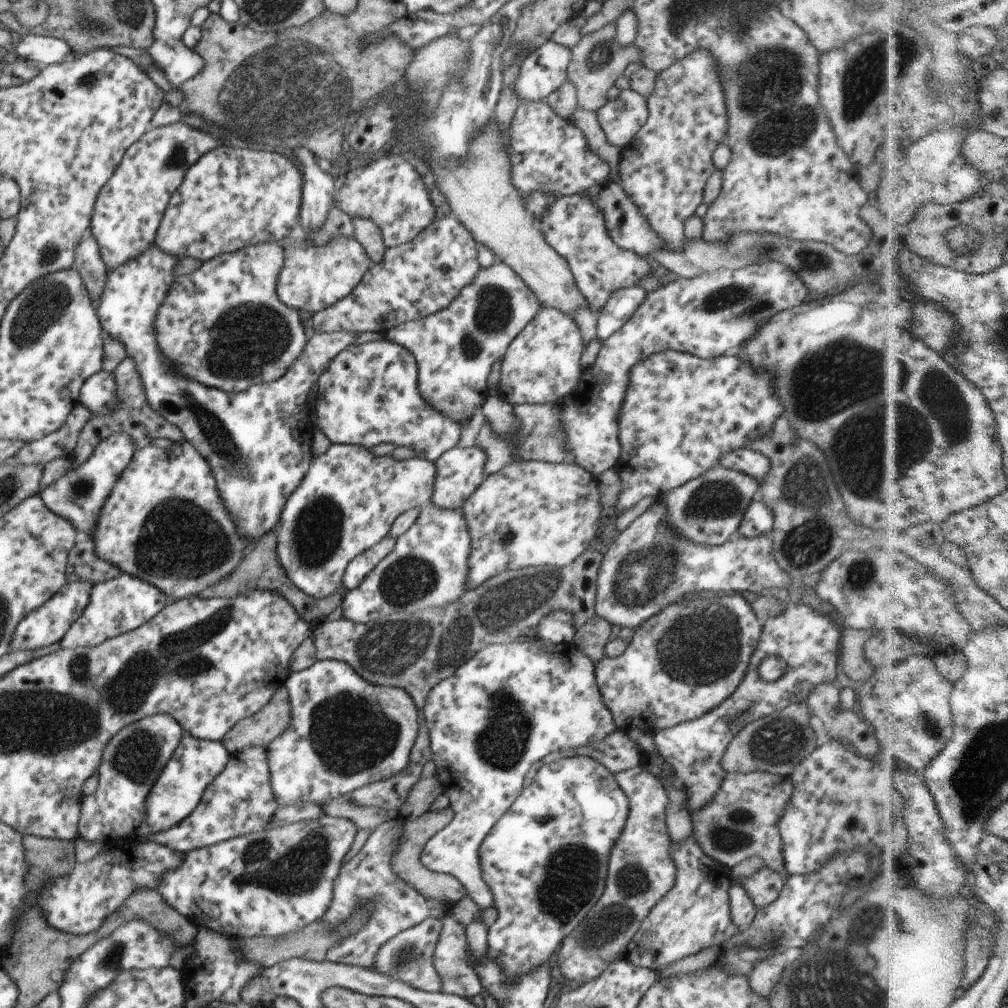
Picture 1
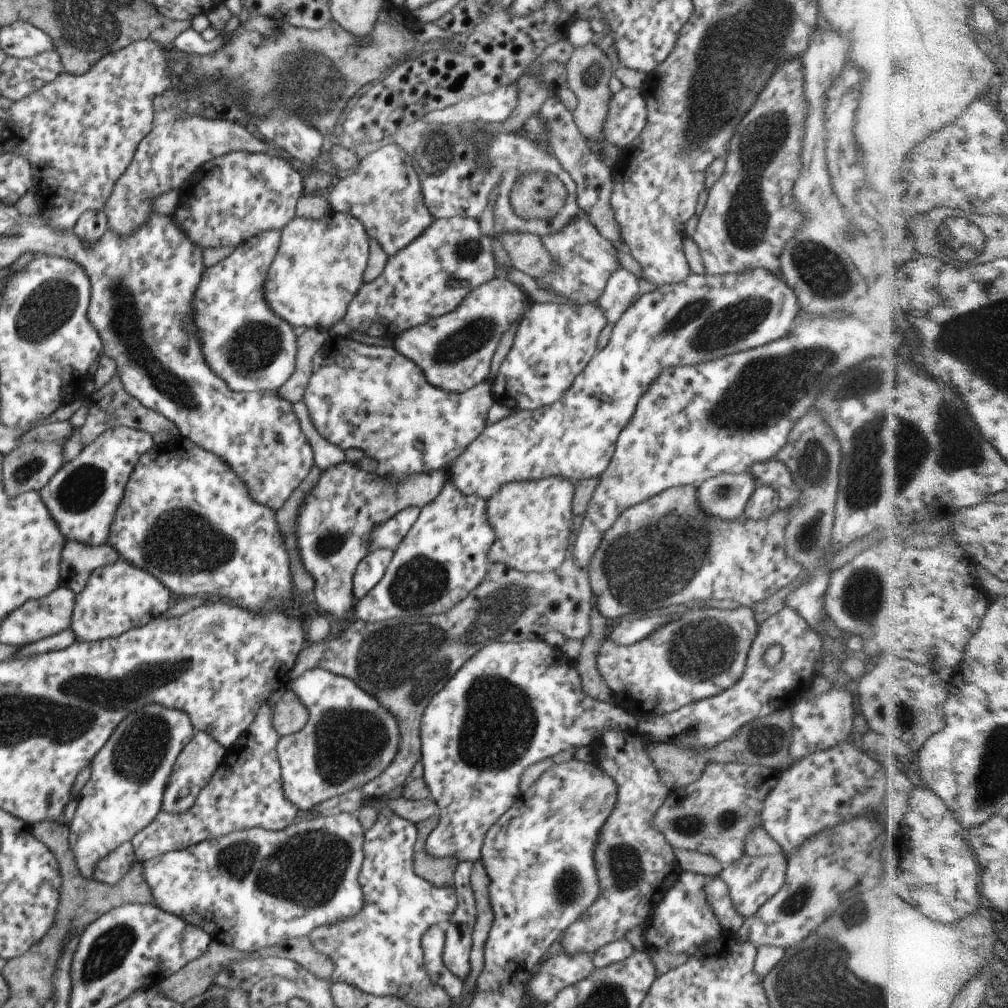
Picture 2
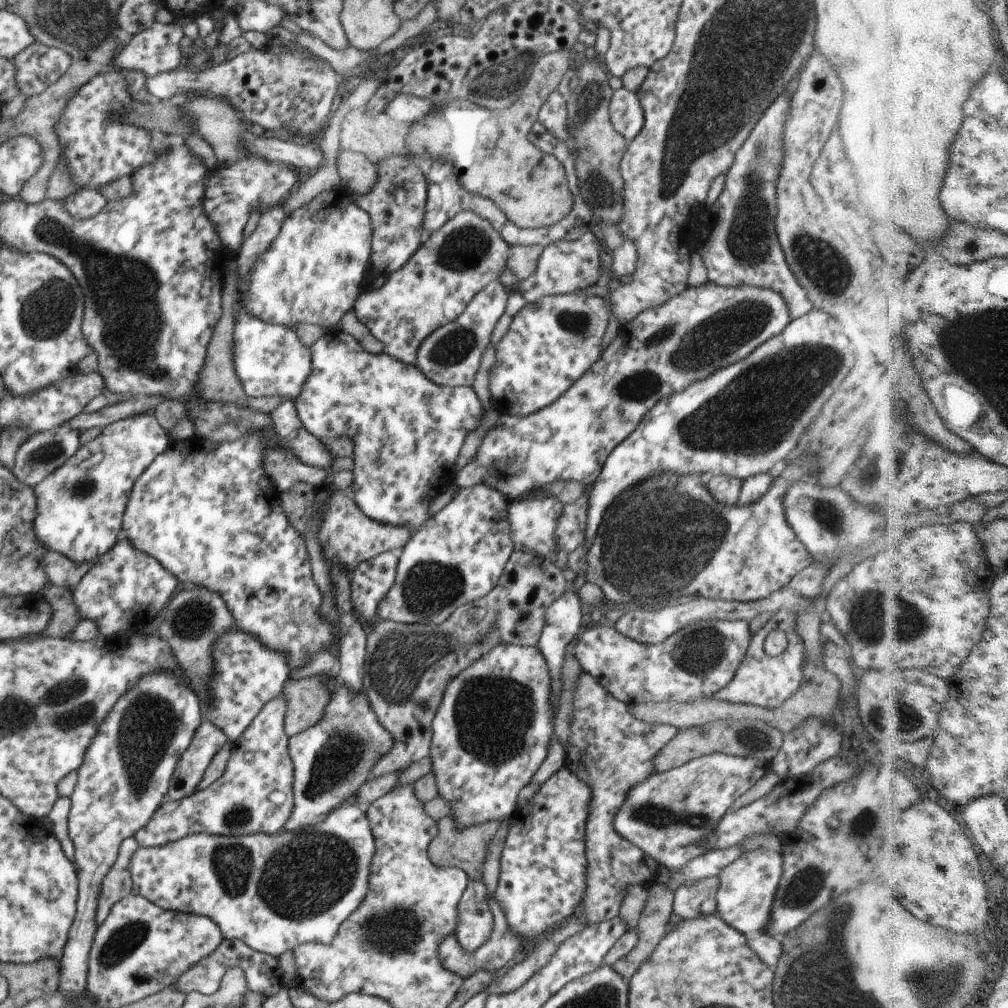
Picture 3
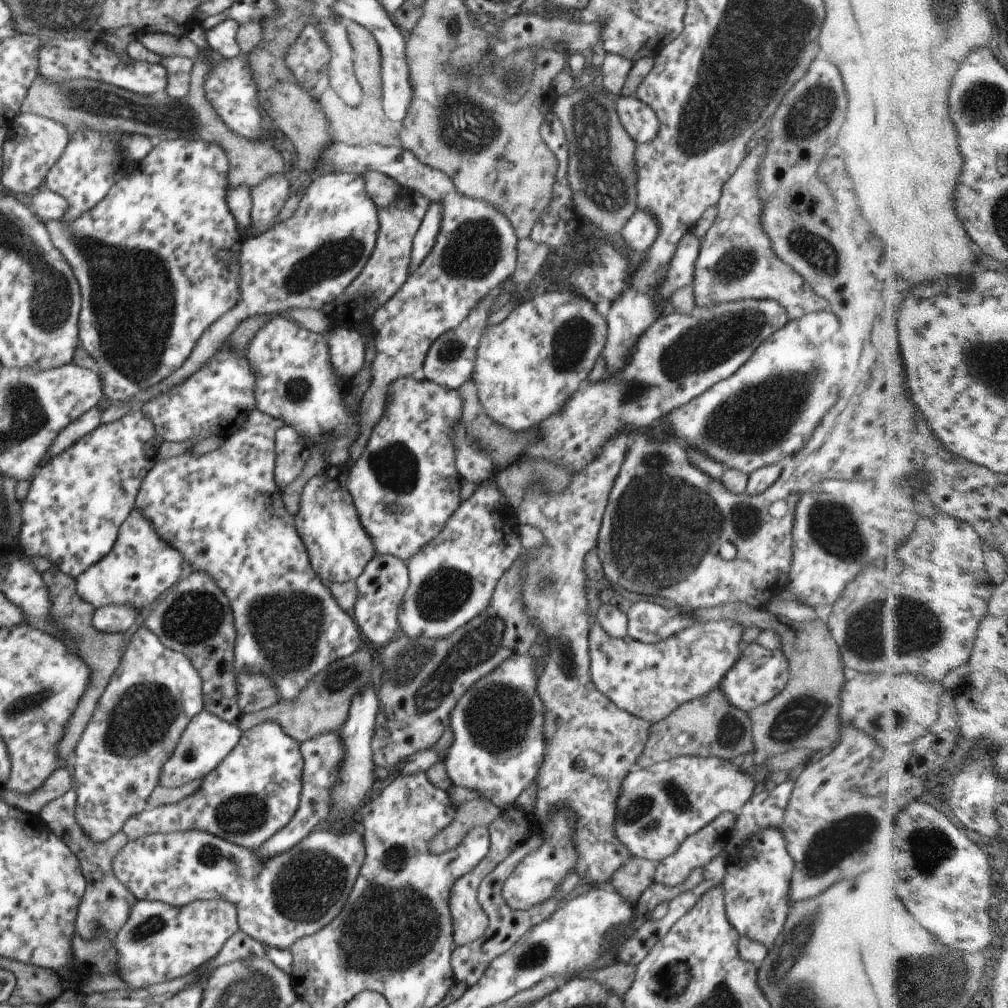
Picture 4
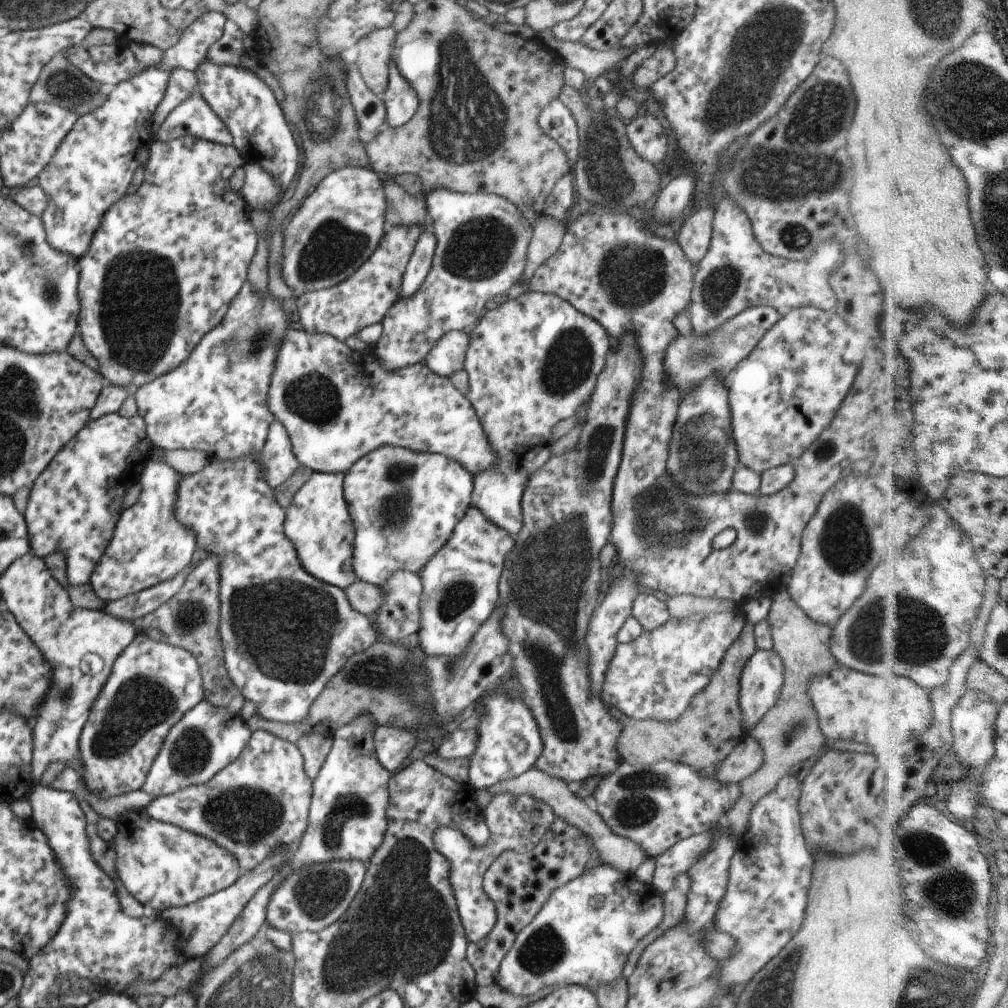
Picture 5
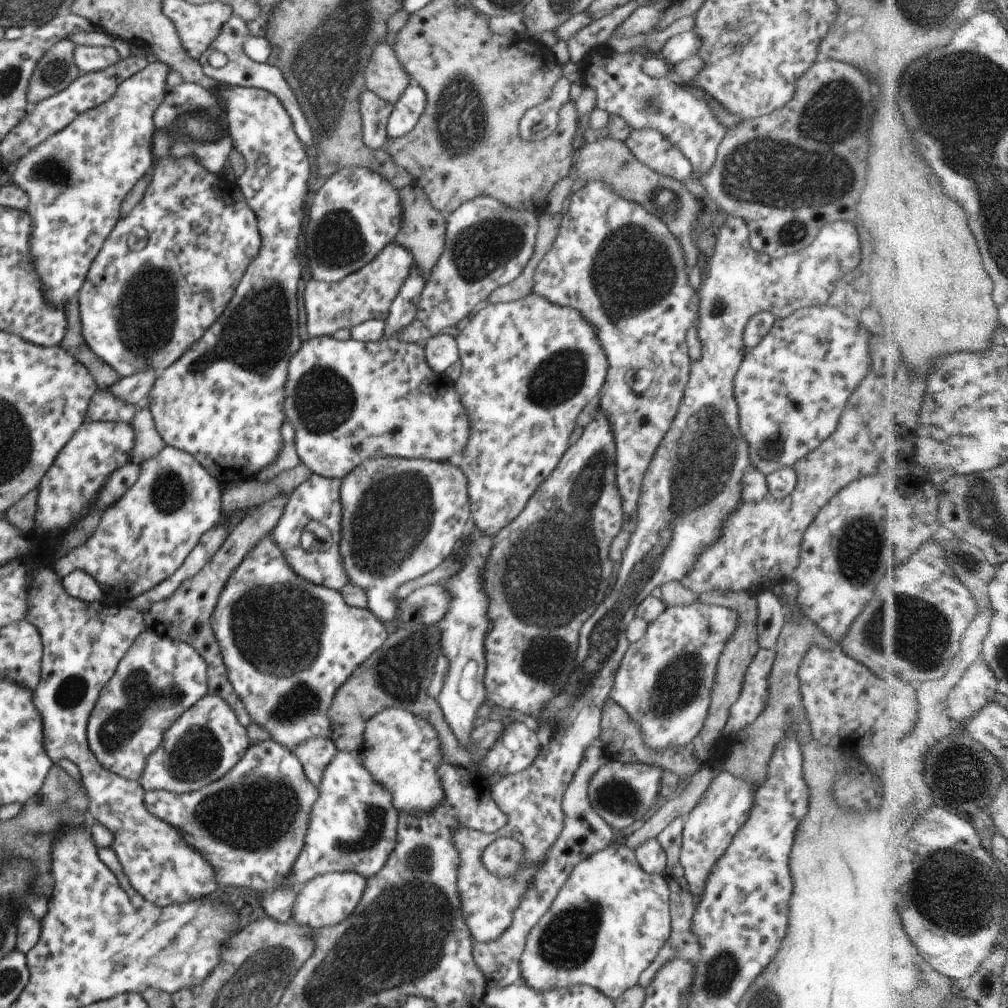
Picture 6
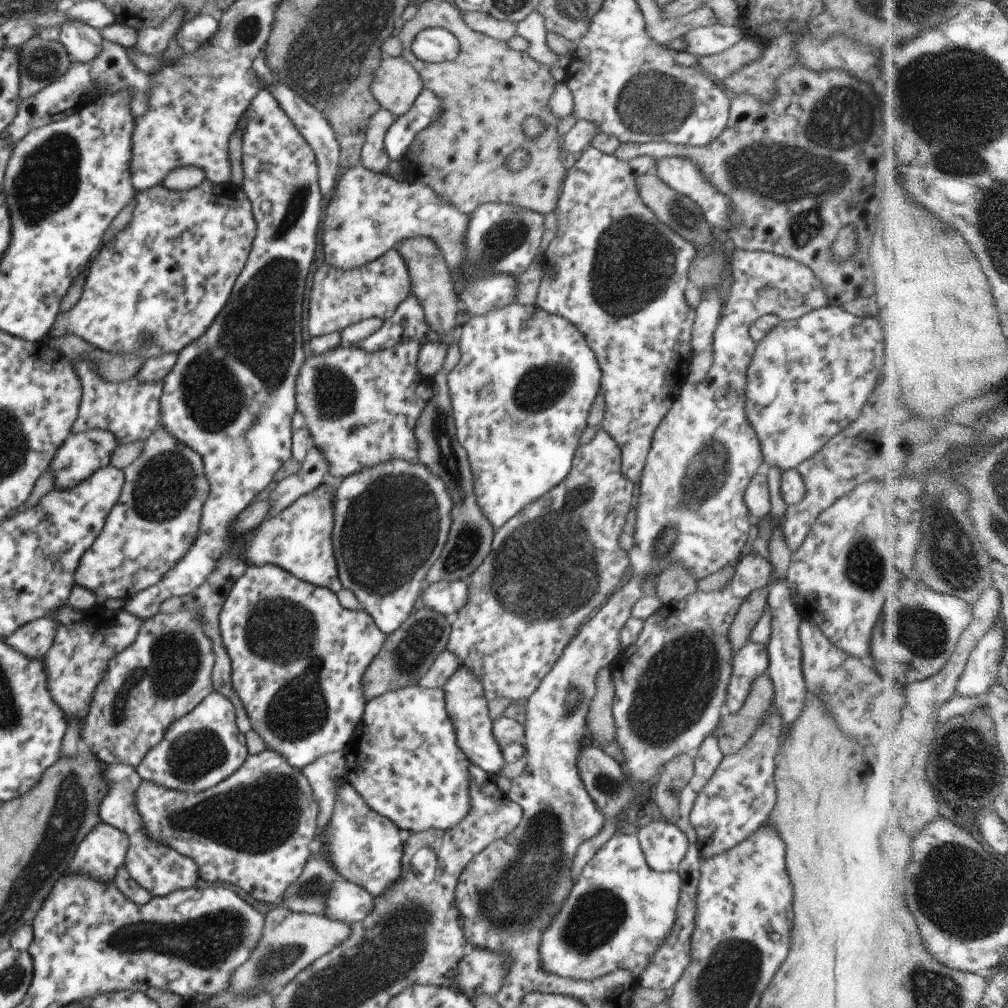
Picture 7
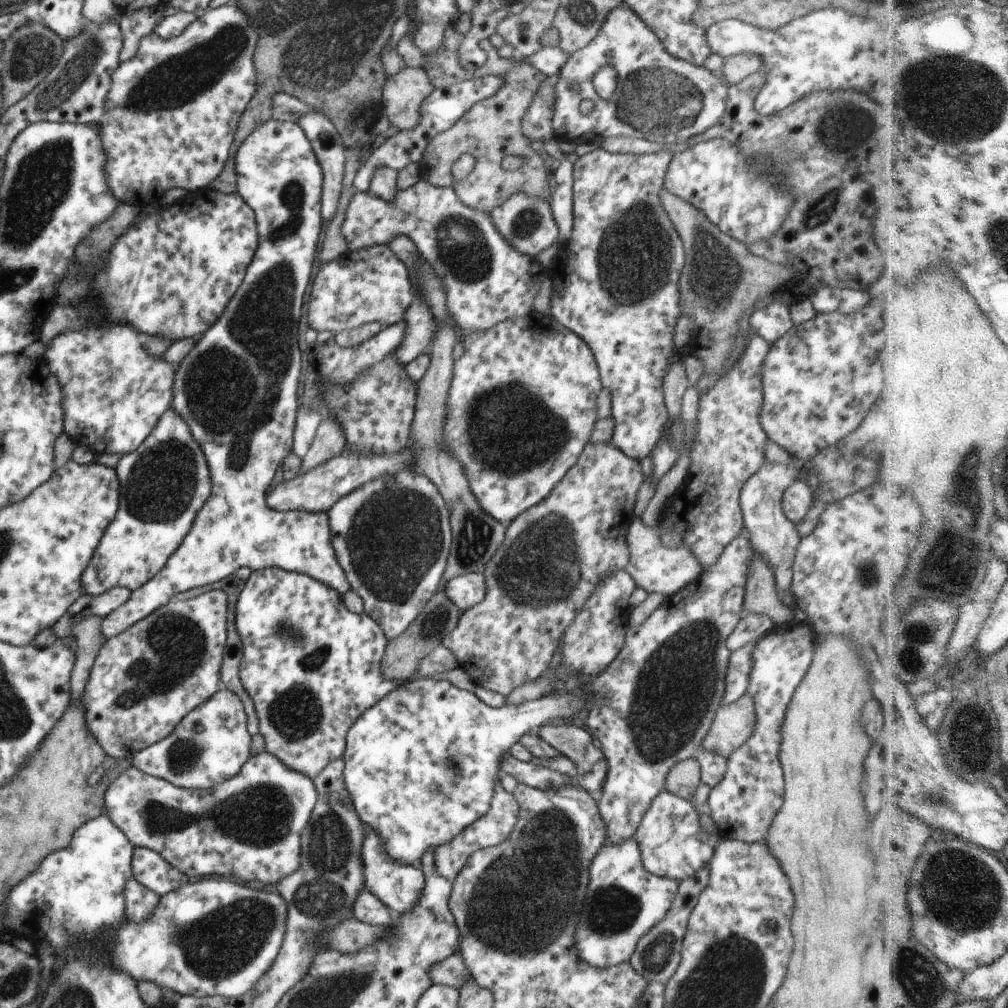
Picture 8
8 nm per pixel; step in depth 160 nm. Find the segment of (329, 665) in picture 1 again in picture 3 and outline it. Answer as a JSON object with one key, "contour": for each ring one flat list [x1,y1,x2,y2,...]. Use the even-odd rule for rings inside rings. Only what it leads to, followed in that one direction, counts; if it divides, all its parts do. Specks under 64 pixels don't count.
{"contour":[[334,674,324,680,324,687,328,701,321,718,287,739,293,797,293,808,283,828,288,831,315,824,319,816,350,802,357,789,370,778,371,767,392,745,392,736,376,719,364,693,347,688]]}

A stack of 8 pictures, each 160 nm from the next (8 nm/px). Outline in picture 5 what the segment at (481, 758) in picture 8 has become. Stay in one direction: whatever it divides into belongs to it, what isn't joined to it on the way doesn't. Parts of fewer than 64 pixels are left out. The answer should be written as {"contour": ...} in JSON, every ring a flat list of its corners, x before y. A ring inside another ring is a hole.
{"contour":[[376,726,373,735,375,756,379,764,389,773,396,772,403,758,409,758,409,752,414,749,415,740,409,731,399,730,395,726]]}

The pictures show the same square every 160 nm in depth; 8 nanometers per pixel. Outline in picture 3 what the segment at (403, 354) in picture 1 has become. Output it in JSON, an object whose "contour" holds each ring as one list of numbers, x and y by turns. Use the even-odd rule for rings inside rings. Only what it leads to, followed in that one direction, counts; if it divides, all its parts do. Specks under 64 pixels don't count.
{"contour":[[337,329,323,333,323,336,319,337,310,346,308,351,310,352,310,369,306,379,302,382,298,397,294,398,294,407,299,424,318,440,325,438,325,436,333,435,336,428,345,427,353,443,353,486,349,492,356,502,357,508,371,520,393,526,405,525,413,532,422,525,422,522,425,522,427,518,430,517,430,515,427,514,427,507,433,498,453,486,453,482,456,478,454,462,457,458,460,446,463,444,466,434,469,434,478,425,482,424,482,406,475,392,473,392,471,386,454,387,452,389,445,385,435,384,428,378,425,378,423,373,415,365,403,364,399,359,390,357,383,352,375,354,368,353,352,336]]}

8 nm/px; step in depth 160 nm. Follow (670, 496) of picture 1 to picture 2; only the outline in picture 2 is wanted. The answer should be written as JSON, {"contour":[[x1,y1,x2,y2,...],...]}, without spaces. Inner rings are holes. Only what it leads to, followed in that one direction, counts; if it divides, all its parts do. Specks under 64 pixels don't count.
{"contour":[[748,471,723,473,705,479,696,487,698,507,708,517,734,521,743,517,744,506,754,491]]}

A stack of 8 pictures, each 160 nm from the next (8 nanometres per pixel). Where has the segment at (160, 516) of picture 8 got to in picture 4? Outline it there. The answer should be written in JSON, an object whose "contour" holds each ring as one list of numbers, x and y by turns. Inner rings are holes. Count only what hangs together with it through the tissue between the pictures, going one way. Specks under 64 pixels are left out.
{"contour":[[133,508,122,522,111,550,74,578,75,592,93,609,127,605,139,612,179,580,181,566,183,559,179,552,161,541,151,523]]}

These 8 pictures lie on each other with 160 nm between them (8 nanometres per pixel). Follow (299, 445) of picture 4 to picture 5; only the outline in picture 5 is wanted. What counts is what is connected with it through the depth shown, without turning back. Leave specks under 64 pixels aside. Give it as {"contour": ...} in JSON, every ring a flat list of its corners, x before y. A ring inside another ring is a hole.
{"contour":[[273,420,269,424,261,454,258,458,261,474,272,489,287,480,300,465,291,452,288,434,279,421]]}

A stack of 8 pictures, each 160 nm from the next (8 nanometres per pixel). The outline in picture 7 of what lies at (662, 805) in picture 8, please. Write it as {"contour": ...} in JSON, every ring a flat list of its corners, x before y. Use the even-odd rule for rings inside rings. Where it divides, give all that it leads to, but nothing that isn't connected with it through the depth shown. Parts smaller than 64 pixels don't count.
{"contour":[[663,818,636,833,647,866,654,871,676,871,688,845,685,834]]}

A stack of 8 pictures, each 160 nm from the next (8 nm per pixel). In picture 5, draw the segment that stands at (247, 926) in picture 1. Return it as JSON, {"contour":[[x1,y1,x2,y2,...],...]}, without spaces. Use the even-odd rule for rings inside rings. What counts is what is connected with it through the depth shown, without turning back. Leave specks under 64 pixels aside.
{"contour":[[143,809,125,811,115,824,117,832,112,841,116,852,114,871,117,873,118,880,122,882,125,890,137,899,137,902,155,912,182,907,208,894,226,889,229,884,238,879,241,873,235,857,212,840,178,826,153,820,144,813],[359,859,331,860,307,865,304,870,289,873,275,885,269,895,264,914,264,926,294,935,305,931,317,932,329,926,347,910,359,892,366,864]]}

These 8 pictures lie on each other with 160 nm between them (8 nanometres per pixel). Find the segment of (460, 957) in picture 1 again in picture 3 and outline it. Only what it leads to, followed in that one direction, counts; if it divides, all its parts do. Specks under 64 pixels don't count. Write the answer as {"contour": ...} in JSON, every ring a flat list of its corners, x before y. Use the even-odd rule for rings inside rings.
{"contour":[[469,879,457,905,453,936,465,952,473,952,491,934,492,914,486,903,486,890,479,879]]}

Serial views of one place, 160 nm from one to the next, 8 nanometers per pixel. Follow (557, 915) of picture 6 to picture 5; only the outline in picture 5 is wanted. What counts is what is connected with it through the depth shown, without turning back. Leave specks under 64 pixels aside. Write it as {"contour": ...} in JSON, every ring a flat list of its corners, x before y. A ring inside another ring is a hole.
{"contour":[[602,864,595,868,591,868,582,872,577,878,570,880,567,884,552,891,548,896,548,899,543,903,543,906,540,907,538,914,532,918,532,921,529,922,528,925,525,925,519,930,512,945,507,949,506,954,503,955,503,958,499,961,493,986,499,987,505,993,515,996,533,994,544,986,554,986,553,988,557,989,568,984,583,985,593,991,597,985,611,982,621,976,626,956,634,949,634,946,639,939,649,936,650,930,653,930,661,922,661,919,662,900,659,898,659,894,653,890,652,886,645,887,645,885,638,883,633,878,633,875,618,872,613,867,607,865]]}

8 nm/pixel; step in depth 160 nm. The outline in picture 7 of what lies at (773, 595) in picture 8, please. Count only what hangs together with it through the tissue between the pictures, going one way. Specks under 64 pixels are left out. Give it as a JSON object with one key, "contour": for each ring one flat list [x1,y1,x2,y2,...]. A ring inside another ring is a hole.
{"contour":[[766,588,749,593,739,605,730,624,728,641,732,652,749,642,750,634,766,606]]}

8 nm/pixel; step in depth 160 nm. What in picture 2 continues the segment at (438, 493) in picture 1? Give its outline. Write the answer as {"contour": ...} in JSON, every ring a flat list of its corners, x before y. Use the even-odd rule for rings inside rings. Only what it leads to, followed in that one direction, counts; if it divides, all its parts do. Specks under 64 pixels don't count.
{"contour":[[754,268,753,270,739,271,738,273,727,273,721,276,710,275,707,273,689,273,681,282,669,283,655,287,650,292,645,292,639,299,635,299,627,310,614,322,608,342,605,347,597,351,585,365,585,368,572,380,569,388,559,397,559,400,552,402,549,406,542,406,532,411,513,411,509,416,501,419,492,425,486,425,484,429,465,447,465,450,458,457,453,457,449,466,449,482,463,495,473,495,486,499,494,493,503,483,511,481,522,481,552,477,559,475,573,482,582,481,588,478,599,477,607,468,611,460,618,432,629,422,634,411,637,399,640,394,648,387,648,384,659,374,659,371,667,367,694,365,713,360,725,355,730,355,739,351,746,351,755,347,763,346,768,342,780,339,789,334,795,320,800,316,798,302,795,293,790,286,779,276,770,273,768,270]]}

